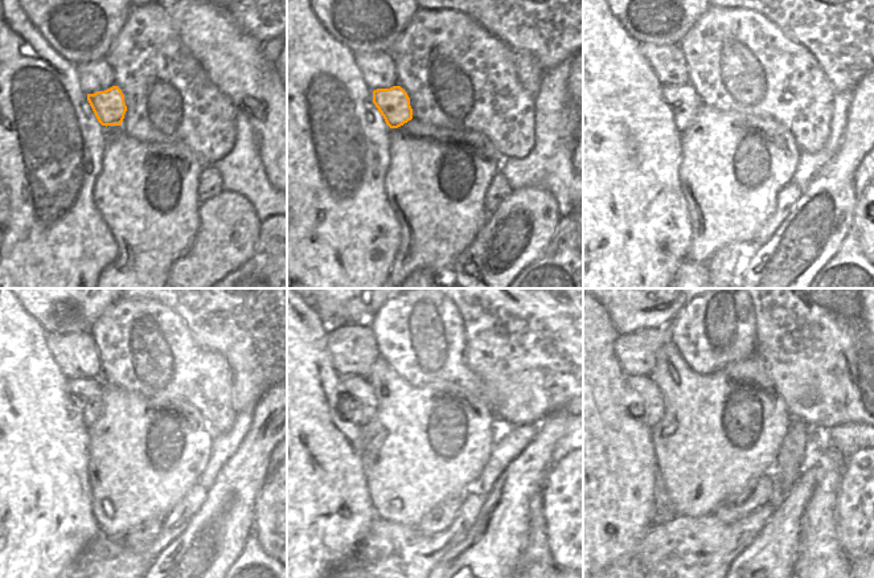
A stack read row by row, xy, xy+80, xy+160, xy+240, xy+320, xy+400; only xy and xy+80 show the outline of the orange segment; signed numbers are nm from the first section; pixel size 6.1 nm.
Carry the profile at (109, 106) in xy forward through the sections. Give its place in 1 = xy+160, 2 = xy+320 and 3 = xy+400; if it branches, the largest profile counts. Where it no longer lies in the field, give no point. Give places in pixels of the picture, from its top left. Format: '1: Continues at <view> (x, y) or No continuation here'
1: Continues at xy+160 (685, 103)
2: Continues at xy+320 (356, 388)
3: Continues at xy+400 (641, 385)

